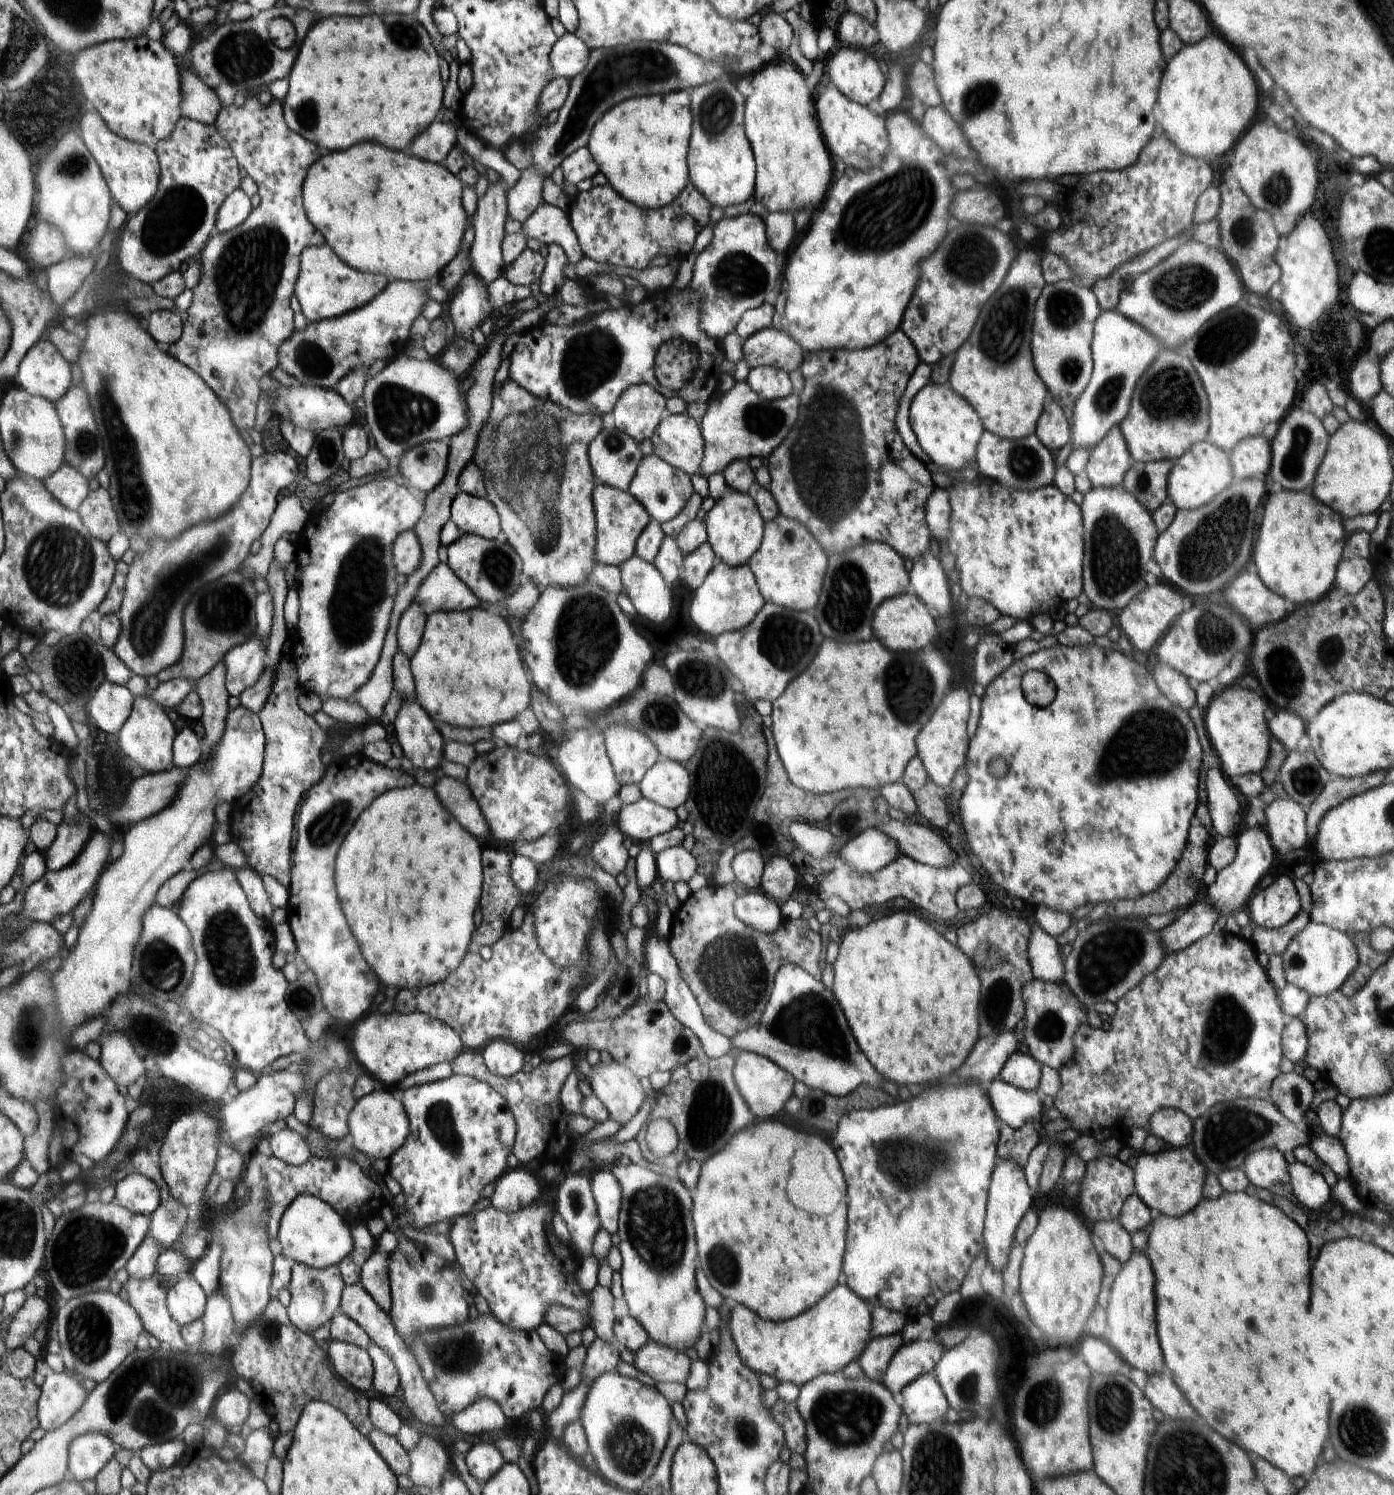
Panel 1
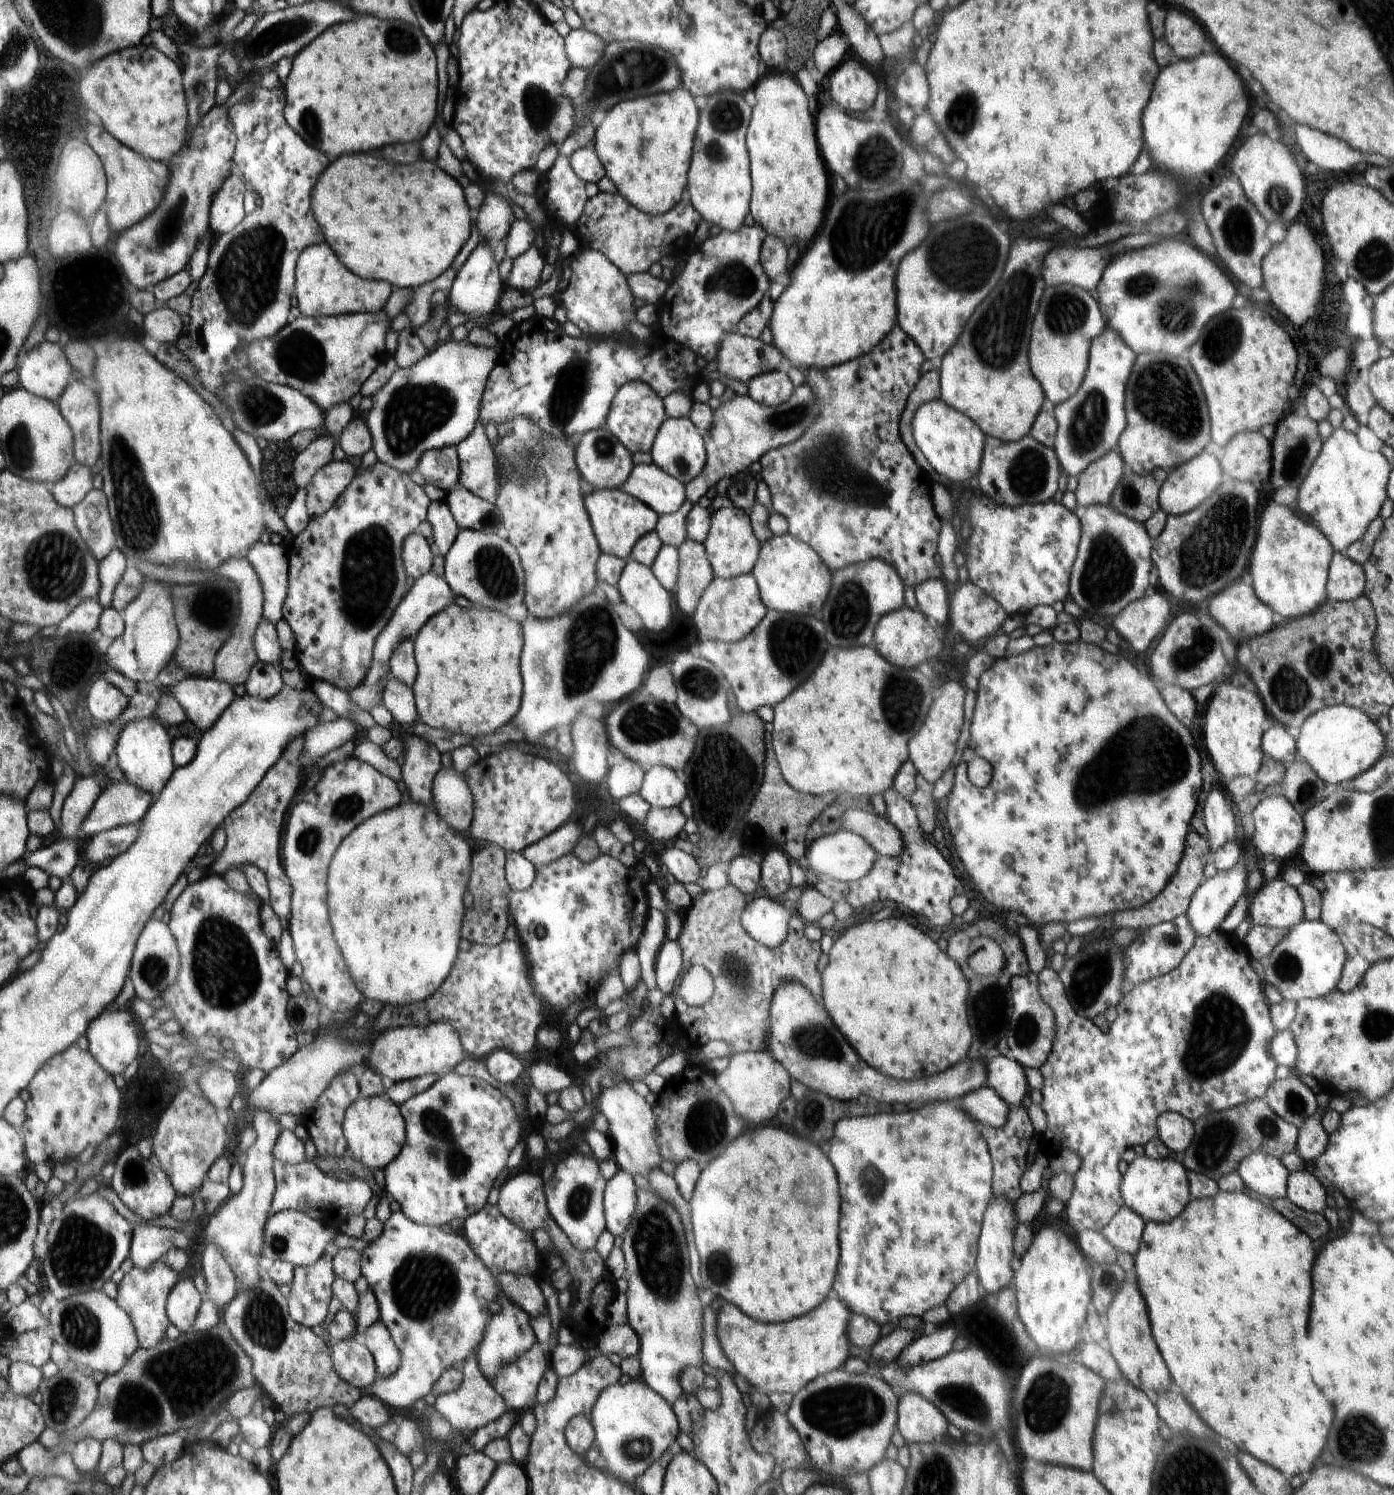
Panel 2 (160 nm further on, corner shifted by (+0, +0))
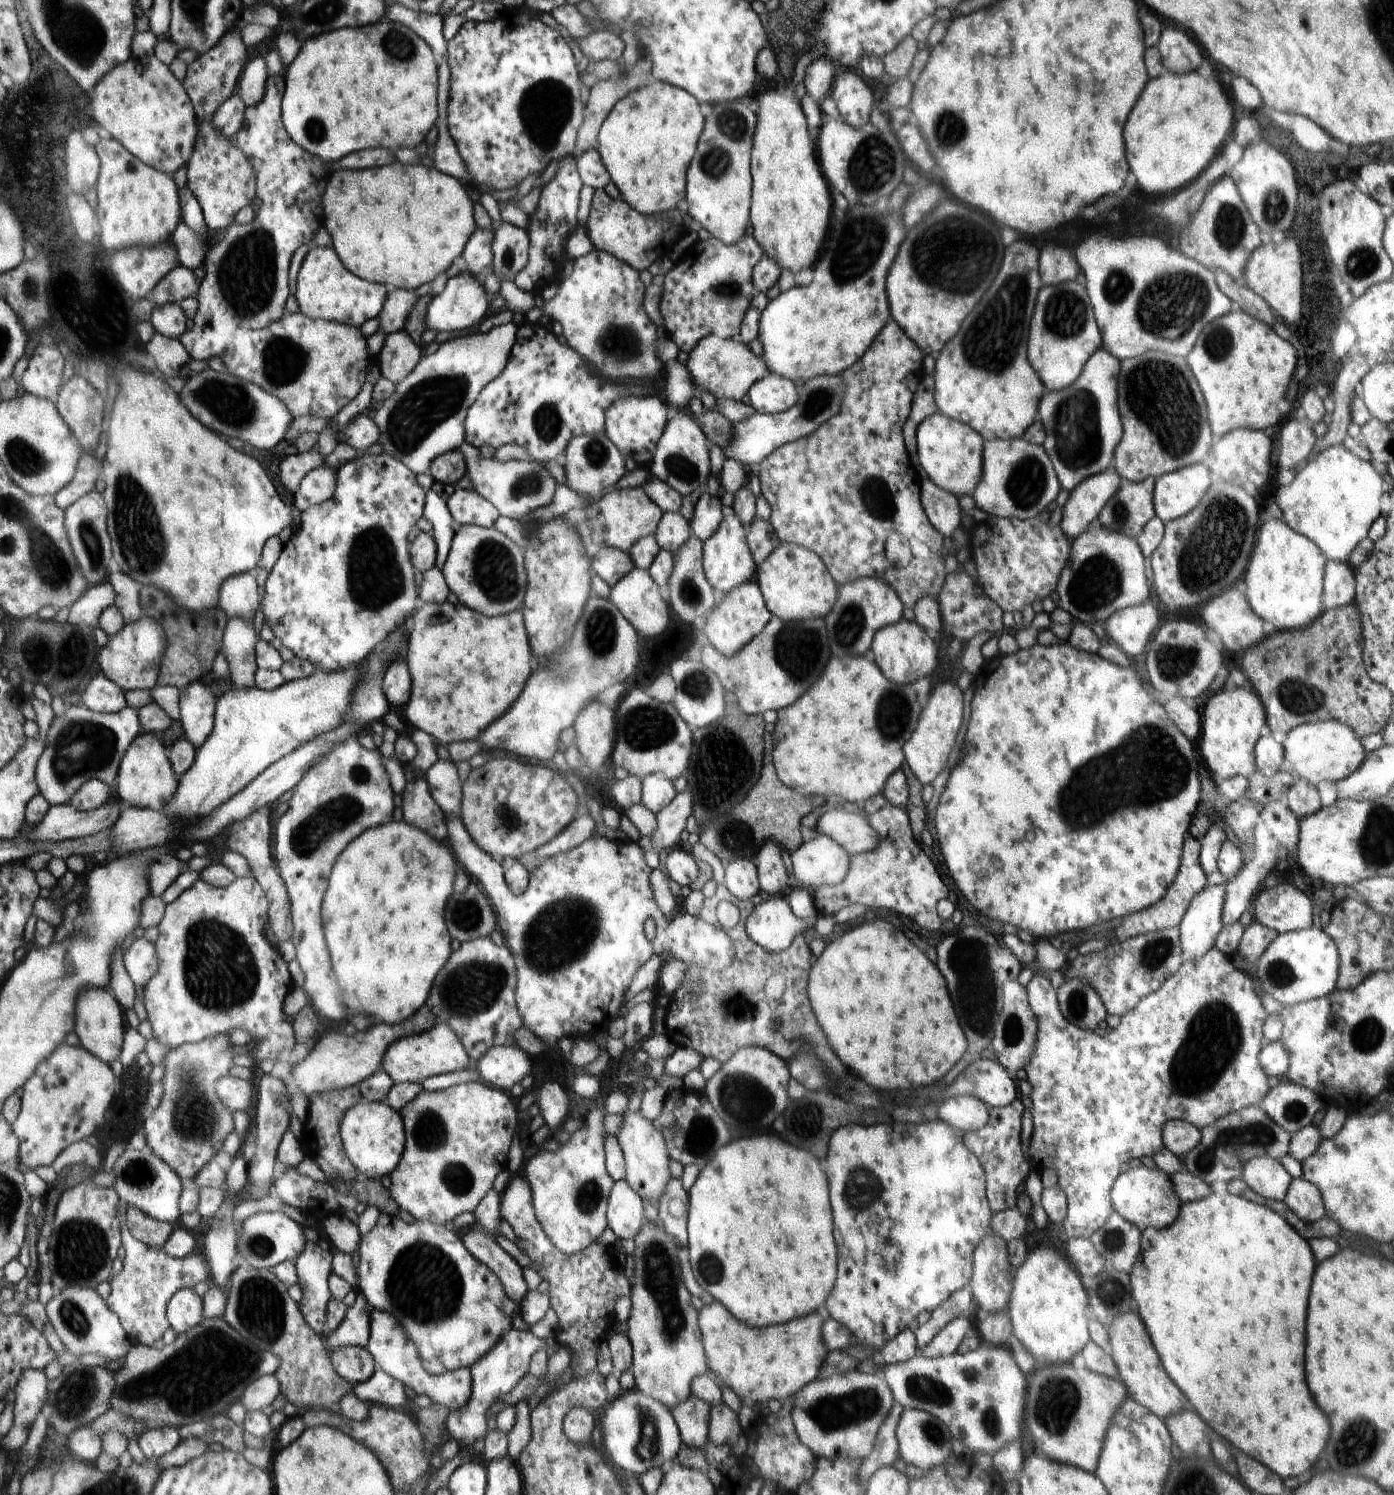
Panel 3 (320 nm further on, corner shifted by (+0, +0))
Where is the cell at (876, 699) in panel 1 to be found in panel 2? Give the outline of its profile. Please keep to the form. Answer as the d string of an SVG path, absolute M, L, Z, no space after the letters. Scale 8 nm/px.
M875 647L828 648L828 656L824 656L824 664L820 664L820 672L816 672L816 676L812 676L812 680L808 680L808 684L804 684L804 688L800 688L800 692L796 692L796 696L788 696L788 700L784 700L784 704L779 703L773 707L772 745L775 756L780 762L780 769L784 768L784 780L791 788L808 795L826 796L828 792L834 792L844 799L852 800L860 795L872 798L874 795L883 794L895 786L895 778L903 767L902 762L907 763L908 746L906 744L908 744L908 740L912 740L919 734L920 728L923 728L923 724L931 712L930 704L932 704L932 682L916 668L902 670L902 668L896 668L894 664L888 664Z

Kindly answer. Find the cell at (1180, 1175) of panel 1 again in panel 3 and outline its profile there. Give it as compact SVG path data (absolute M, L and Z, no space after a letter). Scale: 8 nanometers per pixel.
M1141 1165L1131 1168L1115 1180L1111 1190L1111 1203L1115 1213L1121 1214L1141 1231L1148 1227L1163 1229L1172 1226L1182 1206L1170 1176L1157 1167L1150 1168Z

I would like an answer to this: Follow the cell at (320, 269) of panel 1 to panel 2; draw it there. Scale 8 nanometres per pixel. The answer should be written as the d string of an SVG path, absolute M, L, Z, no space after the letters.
M326 242L308 247L296 268L296 300L302 316L316 318L356 312L378 312L391 299L388 282L358 278Z

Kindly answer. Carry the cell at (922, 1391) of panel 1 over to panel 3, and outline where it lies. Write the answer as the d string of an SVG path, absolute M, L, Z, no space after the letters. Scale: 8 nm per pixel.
M904 1409L897 1424L897 1443L899 1444L899 1456L905 1463L914 1464L924 1472L943 1466L948 1462L952 1444L950 1444L950 1432L948 1427L937 1416L920 1409Z

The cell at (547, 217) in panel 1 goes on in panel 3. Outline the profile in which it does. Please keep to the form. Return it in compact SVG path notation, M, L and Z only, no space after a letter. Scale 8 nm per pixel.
M503 222L496 228L491 249L493 263L489 272L494 272L500 282L513 281L516 275L524 272L528 260L528 234L527 230L515 227L509 222Z

